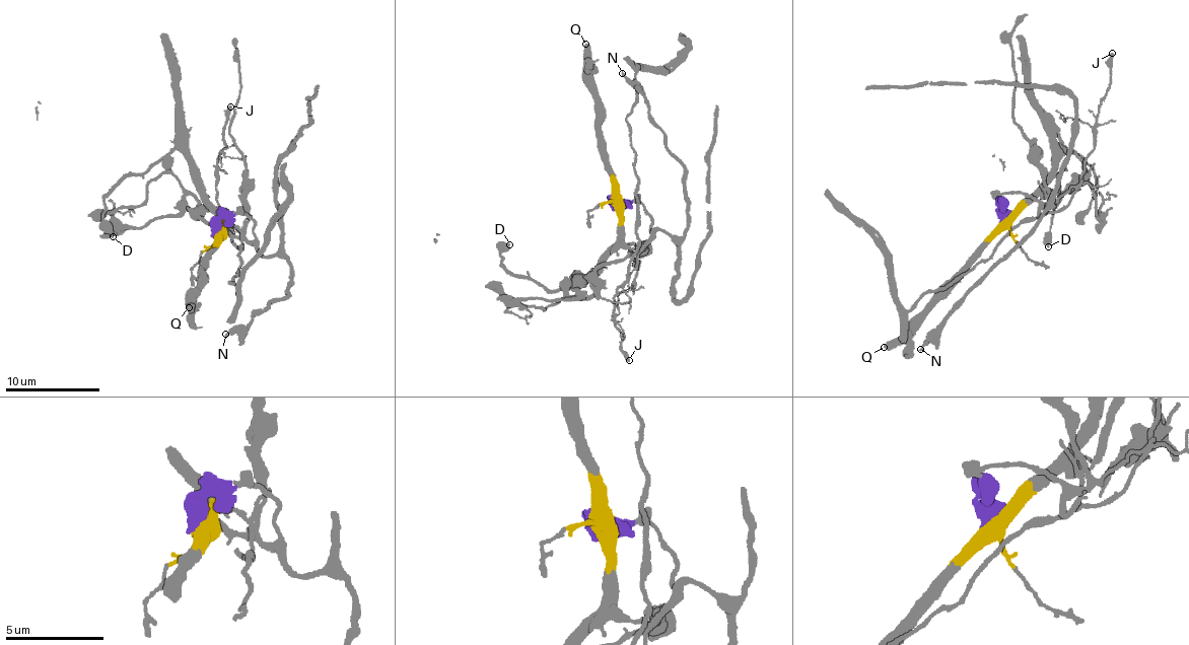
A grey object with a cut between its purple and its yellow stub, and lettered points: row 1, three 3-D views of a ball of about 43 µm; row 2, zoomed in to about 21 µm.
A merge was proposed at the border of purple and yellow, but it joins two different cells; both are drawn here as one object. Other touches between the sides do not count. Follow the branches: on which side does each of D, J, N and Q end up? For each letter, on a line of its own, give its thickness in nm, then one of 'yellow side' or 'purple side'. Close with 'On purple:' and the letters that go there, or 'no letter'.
D: calibre 320 nm; yellow side
J: calibre 320 nm; purple side
N: calibre 240 nm; purple side
Q: calibre 500 nm; yellow side
On purple: J, N

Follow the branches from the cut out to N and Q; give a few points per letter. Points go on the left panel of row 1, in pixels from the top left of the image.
N: (215, 231), (240, 214), (253, 221), (258, 249), (265, 257), (281, 255), (290, 272), (288, 294), (226, 335)
Q: (215, 231), (215, 252), (203, 270), (203, 286), (188, 307)

